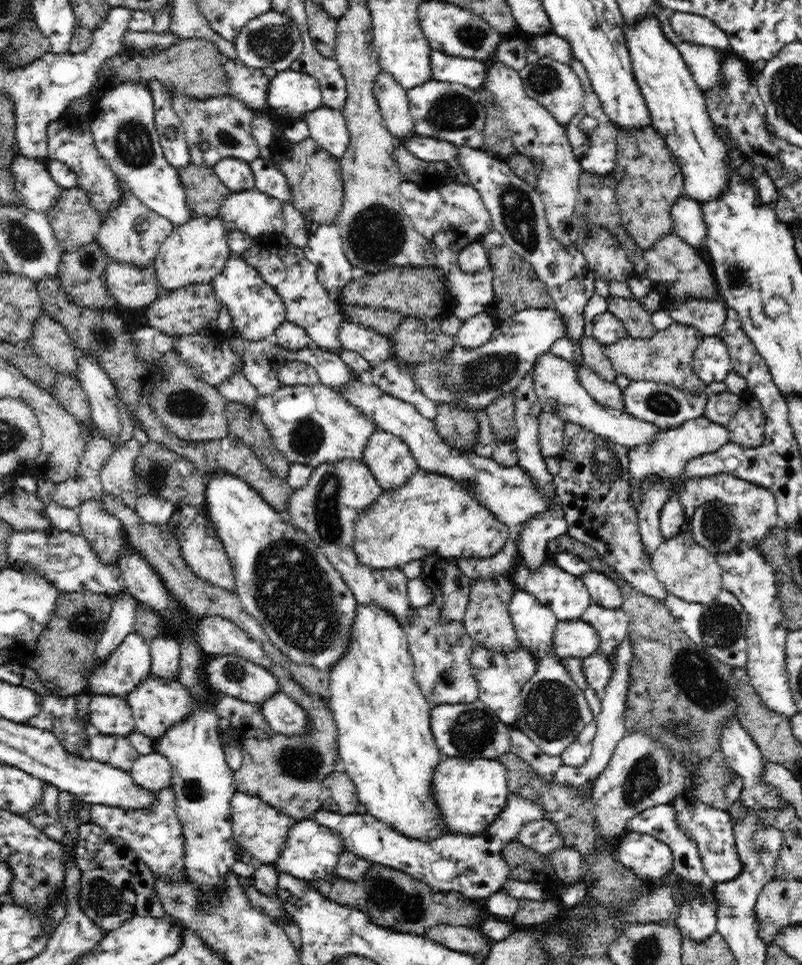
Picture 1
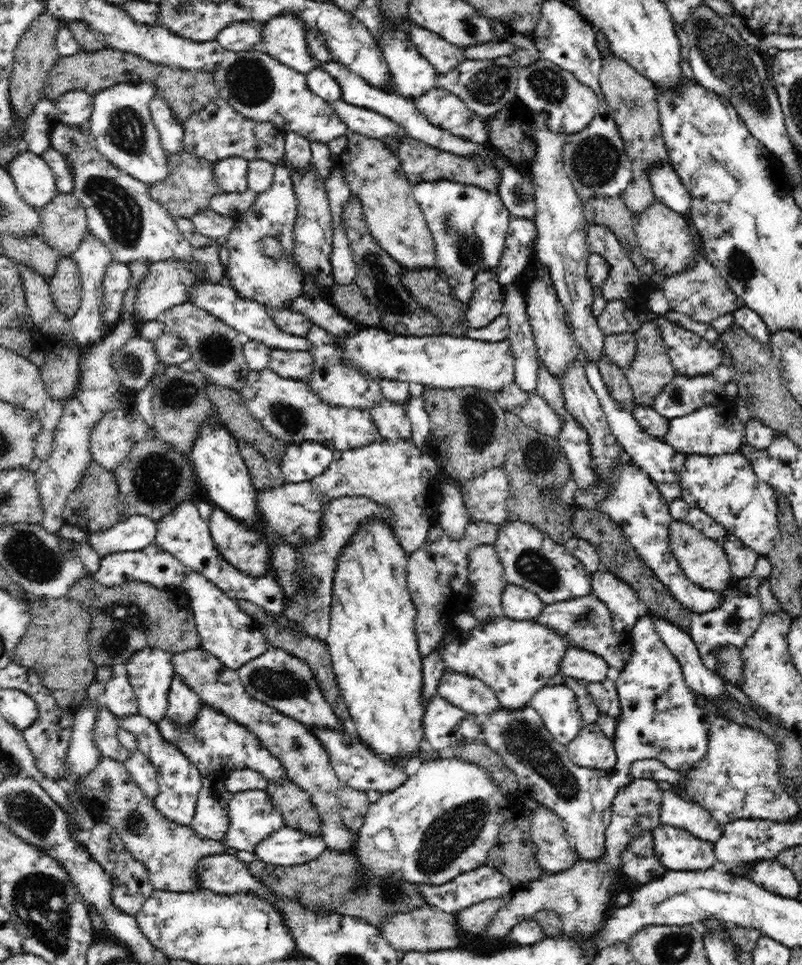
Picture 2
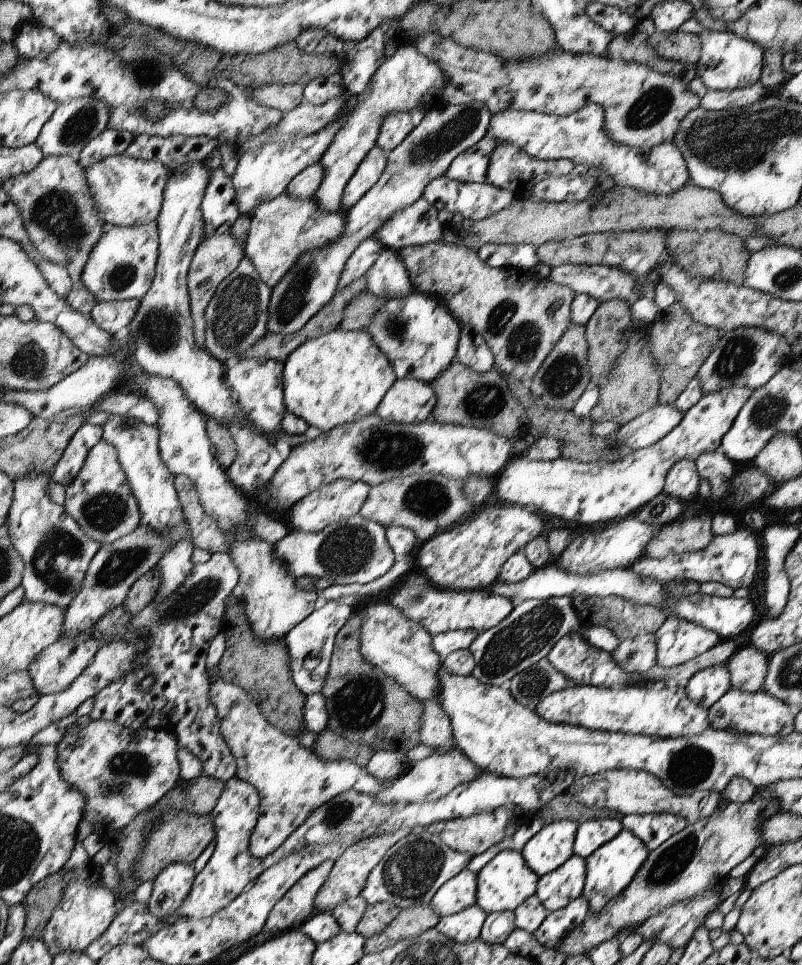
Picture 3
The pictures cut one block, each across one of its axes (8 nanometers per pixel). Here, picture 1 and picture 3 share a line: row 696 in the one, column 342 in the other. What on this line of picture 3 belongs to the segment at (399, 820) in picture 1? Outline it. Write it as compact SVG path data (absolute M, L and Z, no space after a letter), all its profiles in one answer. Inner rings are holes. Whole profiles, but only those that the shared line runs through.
M340 326L328 334L301 344L284 364L284 399L288 412L303 418L313 431L324 433L334 427L356 423L365 416L374 415L380 401L397 379L387 356L378 348L368 331L345 331Z

